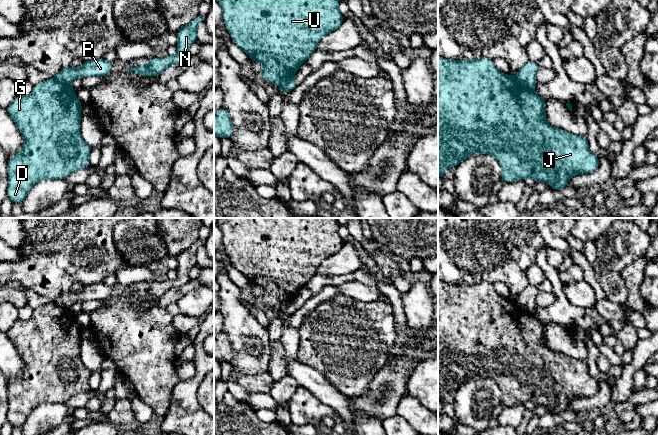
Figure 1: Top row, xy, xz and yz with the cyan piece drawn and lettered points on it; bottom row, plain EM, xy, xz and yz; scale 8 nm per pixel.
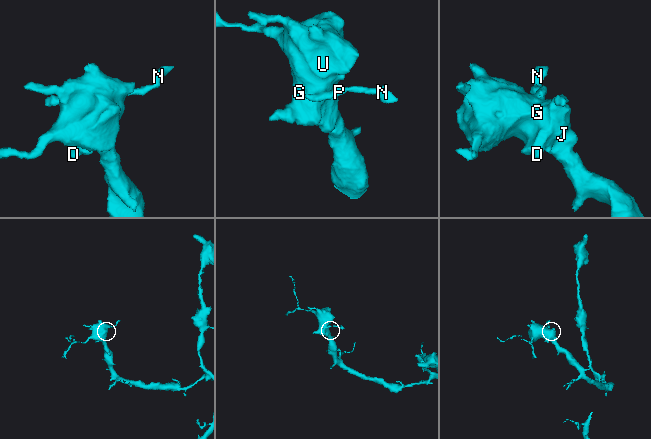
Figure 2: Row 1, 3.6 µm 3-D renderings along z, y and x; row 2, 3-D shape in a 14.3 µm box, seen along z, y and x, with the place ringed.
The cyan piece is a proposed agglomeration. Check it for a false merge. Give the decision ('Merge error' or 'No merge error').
Merge error

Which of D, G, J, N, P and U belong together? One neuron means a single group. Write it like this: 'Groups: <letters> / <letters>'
Groups: D G J U / N P

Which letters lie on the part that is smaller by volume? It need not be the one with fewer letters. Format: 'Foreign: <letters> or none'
Foreign: N, P

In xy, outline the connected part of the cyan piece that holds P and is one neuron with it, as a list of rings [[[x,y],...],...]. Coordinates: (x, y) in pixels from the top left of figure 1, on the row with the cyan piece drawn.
[[[100,58],[96,60],[85,61],[79,69],[73,68],[71,65],[62,69],[54,78],[59,83],[70,84],[76,78],[86,76],[106,76],[111,73],[113,63]]]

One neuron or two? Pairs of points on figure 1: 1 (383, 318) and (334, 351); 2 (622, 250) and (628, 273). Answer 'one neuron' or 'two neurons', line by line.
1: one neuron
2: two neurons

